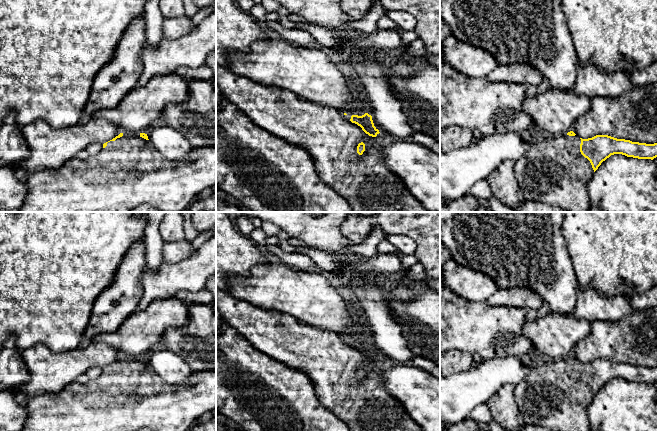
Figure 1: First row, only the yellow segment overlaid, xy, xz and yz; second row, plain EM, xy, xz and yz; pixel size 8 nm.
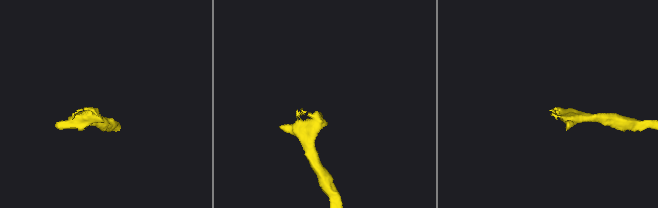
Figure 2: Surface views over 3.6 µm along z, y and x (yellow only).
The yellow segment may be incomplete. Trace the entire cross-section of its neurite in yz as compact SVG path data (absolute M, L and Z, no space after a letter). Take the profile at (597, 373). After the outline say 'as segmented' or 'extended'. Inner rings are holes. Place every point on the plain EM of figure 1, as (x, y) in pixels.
M573 355L551 362L537 361L514 388L514 399L526 424L557 431L591 431L588 408L603 385L614 378L638 383L657 381L657 367L646 368L608 359L579 362Z; extended

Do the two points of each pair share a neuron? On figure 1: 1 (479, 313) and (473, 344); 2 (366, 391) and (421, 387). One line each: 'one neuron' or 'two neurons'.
1: one neuron
2: two neurons

